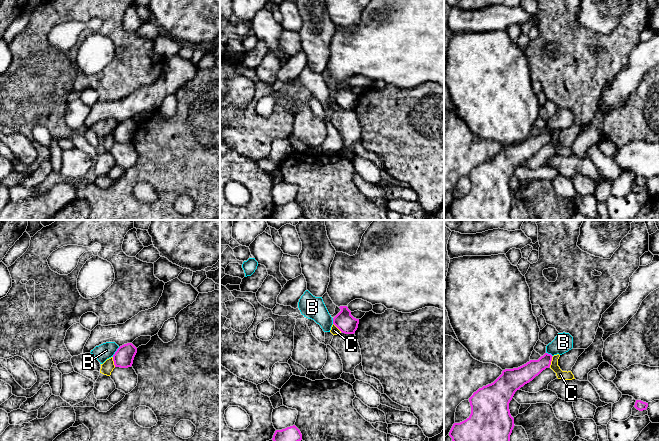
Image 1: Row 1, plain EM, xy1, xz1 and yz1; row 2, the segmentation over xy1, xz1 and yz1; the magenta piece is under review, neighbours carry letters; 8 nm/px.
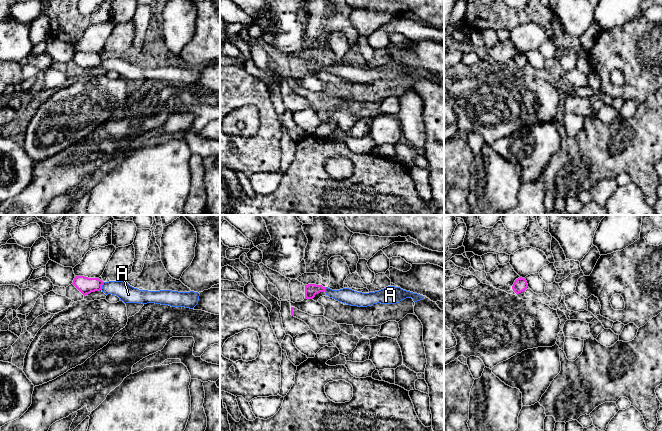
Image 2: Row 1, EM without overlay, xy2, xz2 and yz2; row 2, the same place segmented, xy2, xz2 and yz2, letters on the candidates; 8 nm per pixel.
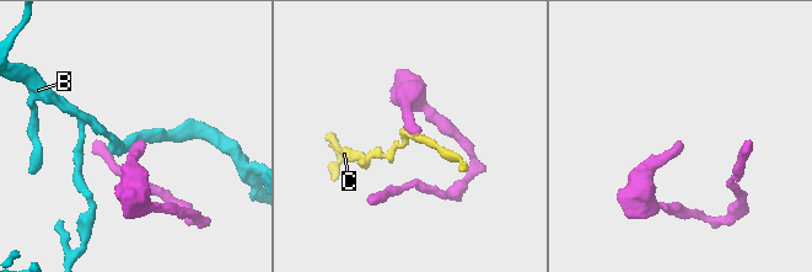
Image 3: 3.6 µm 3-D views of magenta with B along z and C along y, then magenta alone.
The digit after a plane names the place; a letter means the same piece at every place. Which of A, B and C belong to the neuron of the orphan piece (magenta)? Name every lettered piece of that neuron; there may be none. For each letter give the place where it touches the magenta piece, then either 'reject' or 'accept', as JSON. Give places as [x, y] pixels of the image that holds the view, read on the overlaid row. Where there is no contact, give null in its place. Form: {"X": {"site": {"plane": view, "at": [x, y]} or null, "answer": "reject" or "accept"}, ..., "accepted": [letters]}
{"A": {"site": {"plane": "xy2", "at": [101, 286]}, "answer": "accept"}, "B": {"site": {"plane": "xy1", "at": [115, 352]}, "answer": "reject"}, "C": {"site": {"plane": "yz1", "at": [551, 360]}, "answer": "reject"}, "accepted": ["A"]}

